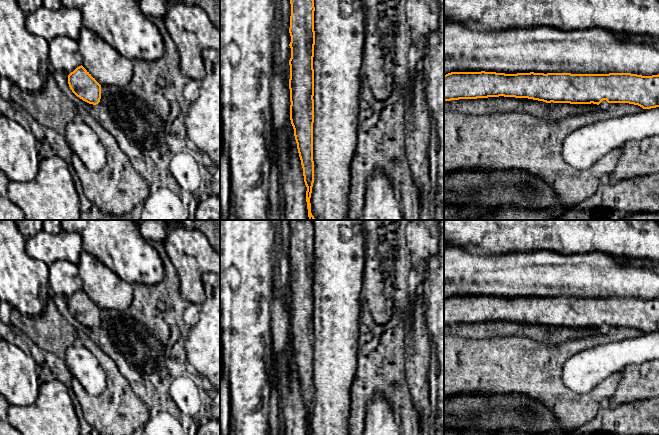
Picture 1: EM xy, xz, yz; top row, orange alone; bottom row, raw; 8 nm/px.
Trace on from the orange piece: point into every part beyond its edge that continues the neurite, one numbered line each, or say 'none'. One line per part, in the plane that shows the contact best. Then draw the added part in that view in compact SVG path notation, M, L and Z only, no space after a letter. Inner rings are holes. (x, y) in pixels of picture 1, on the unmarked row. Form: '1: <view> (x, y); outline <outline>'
none

